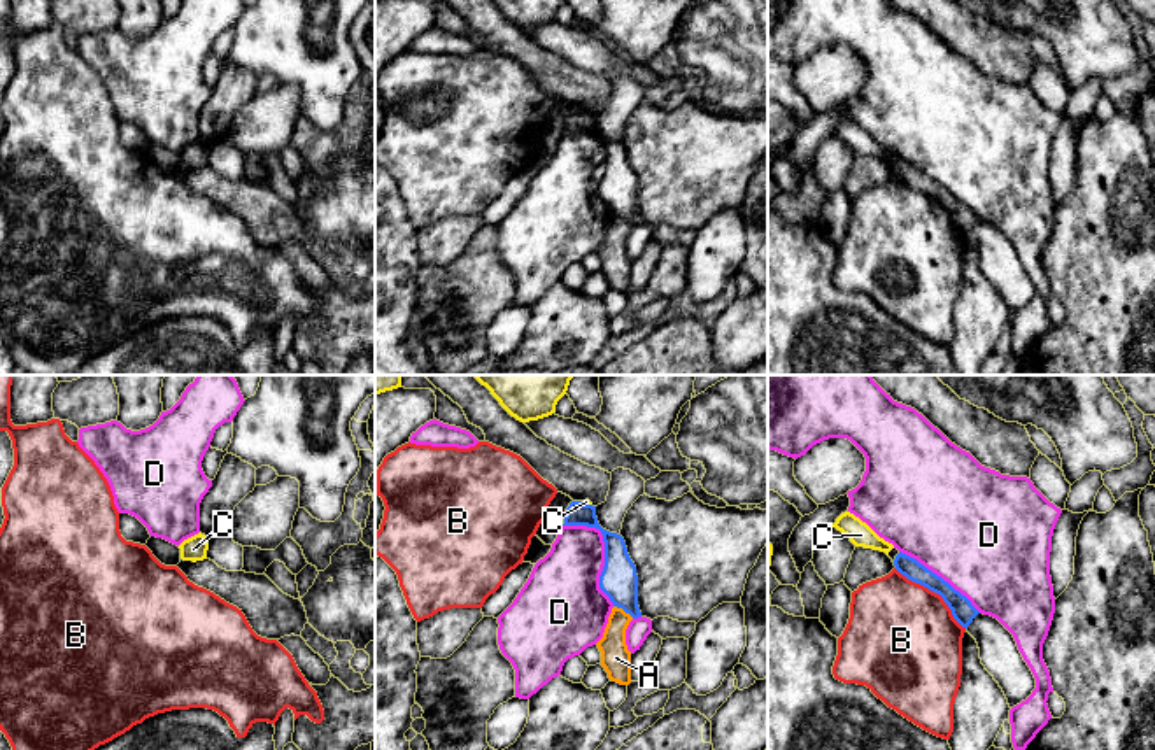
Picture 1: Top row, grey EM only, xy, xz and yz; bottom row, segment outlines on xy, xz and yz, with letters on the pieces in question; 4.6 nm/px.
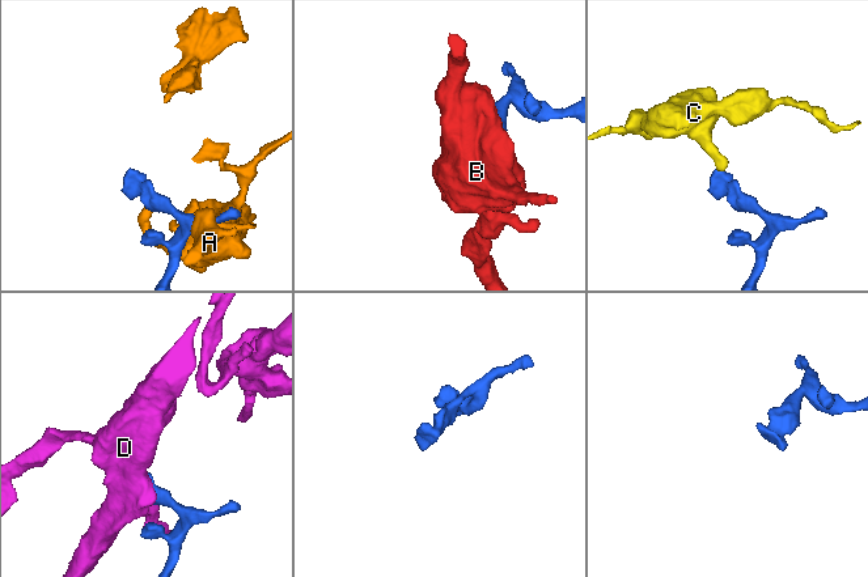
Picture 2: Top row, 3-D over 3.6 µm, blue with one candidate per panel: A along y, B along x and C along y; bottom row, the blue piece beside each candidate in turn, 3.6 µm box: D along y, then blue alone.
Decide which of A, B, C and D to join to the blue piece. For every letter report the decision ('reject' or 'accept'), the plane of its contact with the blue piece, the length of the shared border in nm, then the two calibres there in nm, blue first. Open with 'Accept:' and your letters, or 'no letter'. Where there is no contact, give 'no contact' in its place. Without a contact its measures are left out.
Accept: no letter
A: reject; meets blue in xz; contact 110 nm long; 170 nm thick on the blue side, 140 nm on the other
B: reject; meets blue in yz; contact 440 nm long; 100 nm thick on the blue side, 480 nm on the other
C: reject; meets blue in xz; contact 60 nm long; 110 nm thick on the blue side, 20 nm on the other
D: reject; meets blue in xz; contact 440 nm long; 170 nm thick on the blue side, 320 nm on the other

